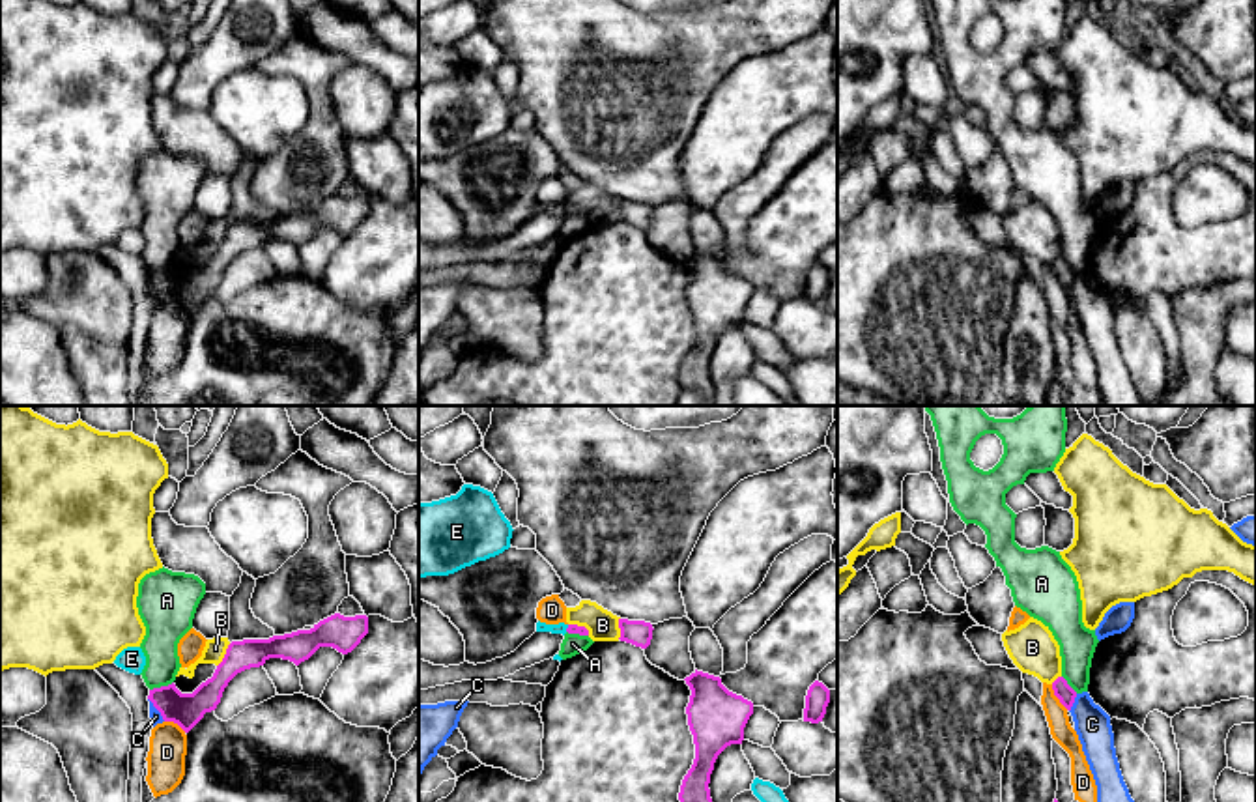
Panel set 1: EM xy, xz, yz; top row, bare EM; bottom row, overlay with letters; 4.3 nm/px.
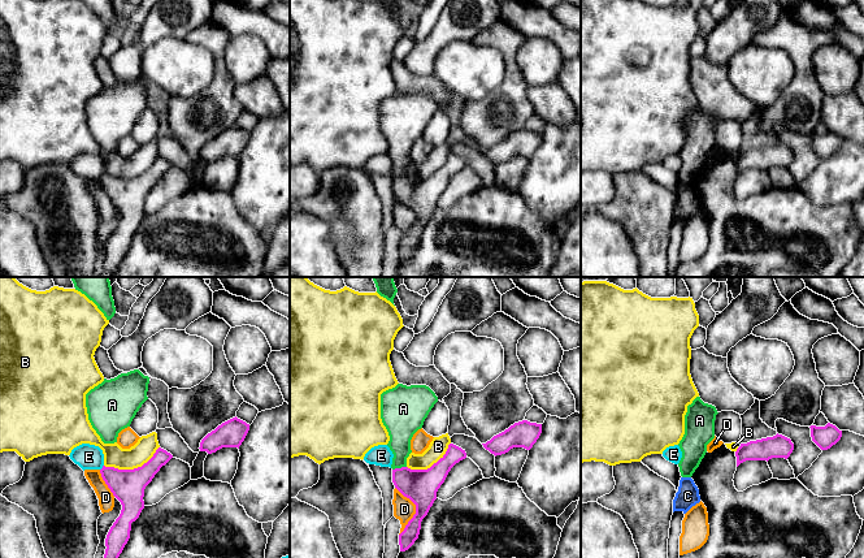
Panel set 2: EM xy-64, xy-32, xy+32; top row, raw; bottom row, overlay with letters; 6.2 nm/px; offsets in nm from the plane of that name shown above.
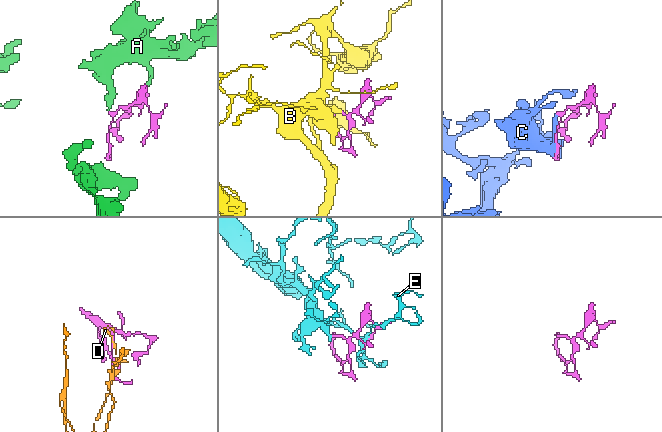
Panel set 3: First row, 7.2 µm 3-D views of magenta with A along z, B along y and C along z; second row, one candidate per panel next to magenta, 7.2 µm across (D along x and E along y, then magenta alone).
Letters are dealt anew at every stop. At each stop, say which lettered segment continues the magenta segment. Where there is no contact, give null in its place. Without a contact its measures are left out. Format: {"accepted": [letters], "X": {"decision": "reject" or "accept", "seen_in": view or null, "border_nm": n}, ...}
{"accepted": [], "A": {"decision": "reject", "seen_in": "xy", "border_nm": 110}, "B": {"decision": "reject", "seen_in": "xy", "border_nm": 120}, "C": {"decision": "reject", "seen_in": "yz", "border_nm": 90}, "D": {"decision": "reject", "seen_in": "yz", "border_nm": 130}, "E": {"decision": "reject", "seen_in": "xz", "border_nm": 40}}

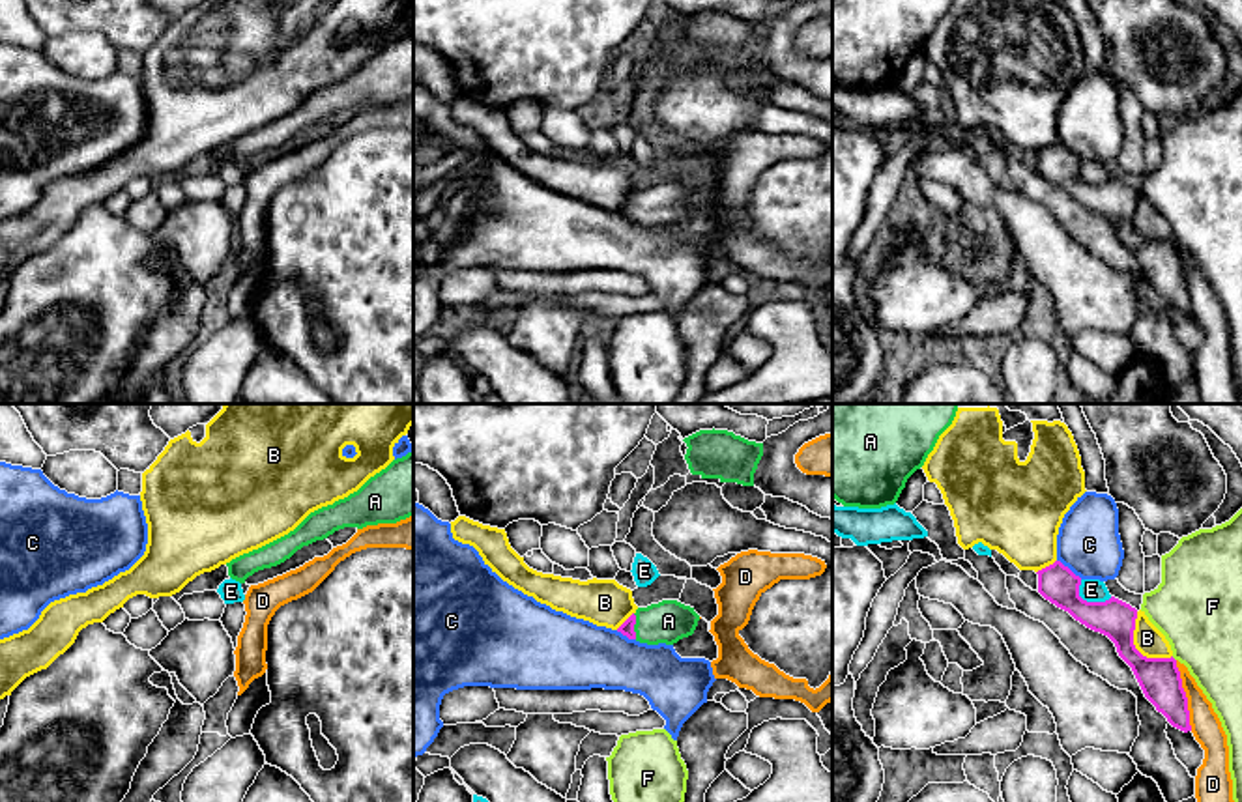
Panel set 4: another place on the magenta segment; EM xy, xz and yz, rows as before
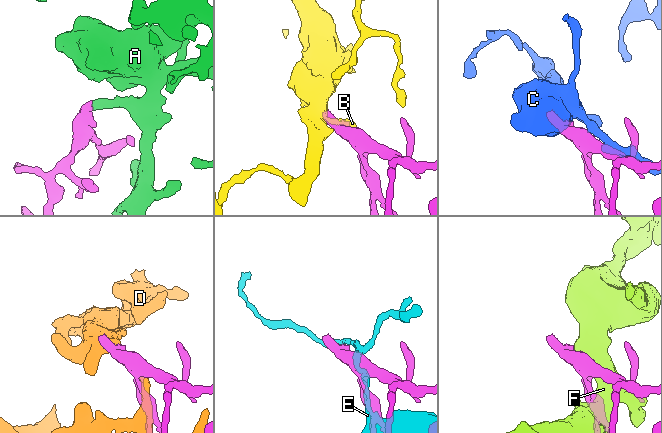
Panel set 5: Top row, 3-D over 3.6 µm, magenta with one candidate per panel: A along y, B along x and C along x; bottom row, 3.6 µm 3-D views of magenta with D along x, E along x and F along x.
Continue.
{"accepted": ["A"], "A": {"decision": "accept", "seen_in": "xz", "border_nm": 110}, "B": {"decision": "reject", "seen_in": "yz", "border_nm": 260}, "C": {"decision": "reject", "seen_in": "yz", "border_nm": 140}, "D": {"decision": "reject", "seen_in": "yz", "border_nm": 320}, "E": {"decision": "reject", "seen_in": "yz", "border_nm": 160}, "F": {"decision": "reject", "seen_in": "yz", "border_nm": 30}}

